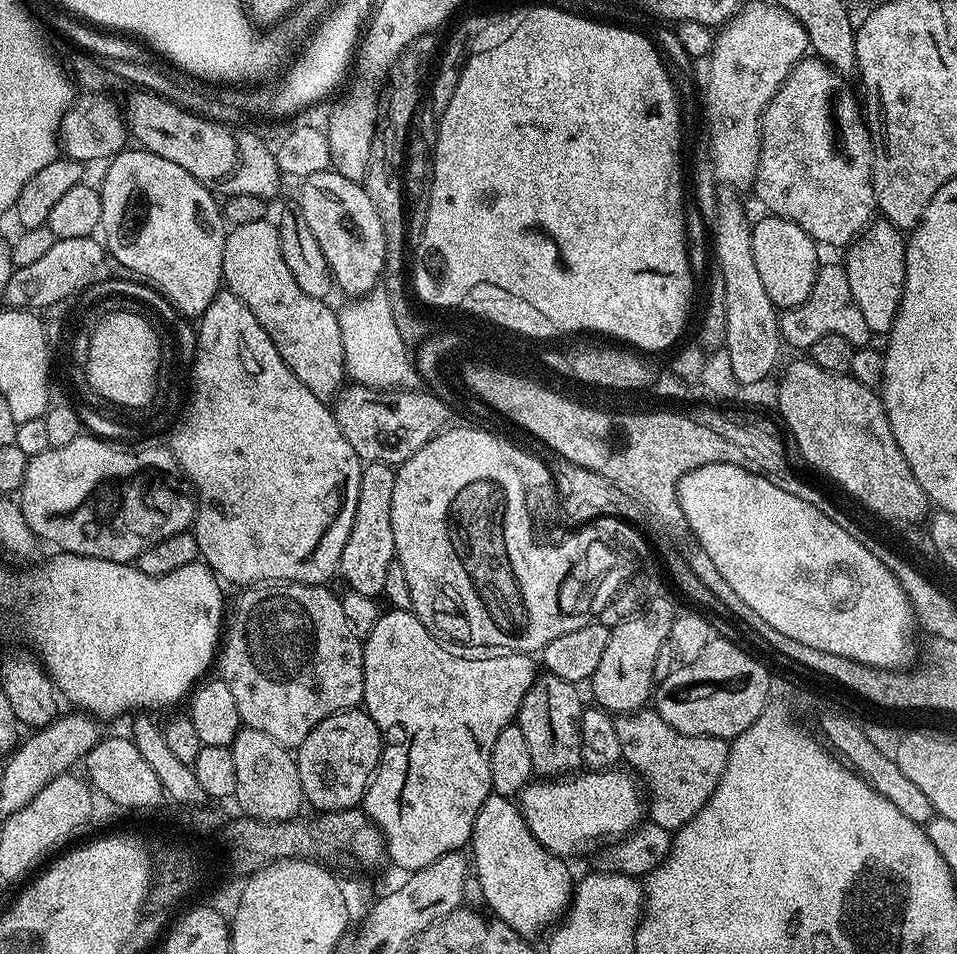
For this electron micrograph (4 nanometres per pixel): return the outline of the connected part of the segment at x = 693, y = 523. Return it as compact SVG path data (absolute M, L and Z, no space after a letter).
M707 464L690 470L678 482L676 494L692 535L700 541L700 548L710 554L710 562L718 566L718 574L726 578L734 594L738 594L762 622L770 622L774 630L805 646L877 669L908 670L917 663L916 612L898 578L858 542L855 534L826 518L823 508L794 498L794 494L774 486L767 475L759 476L733 464Z

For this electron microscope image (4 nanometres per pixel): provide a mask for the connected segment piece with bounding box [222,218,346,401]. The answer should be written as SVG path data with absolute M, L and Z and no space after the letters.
M270 220L237 224L225 235L223 283L227 291L246 302L250 314L258 318L288 369L306 385L310 394L327 401L328 396L335 397L346 384L340 318L327 308L325 301L302 294L298 282L294 282L294 274L286 267L286 258L282 258L279 227Z

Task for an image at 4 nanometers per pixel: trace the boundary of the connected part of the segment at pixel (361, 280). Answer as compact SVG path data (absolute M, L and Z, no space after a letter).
M329 170L305 176L299 184L298 211L302 218L306 218L306 226L310 226L310 234L314 234L318 246L322 246L322 254L326 254L335 287L339 291L341 288L348 298L368 295L381 283L388 251L381 223L373 206L365 199L361 181Z

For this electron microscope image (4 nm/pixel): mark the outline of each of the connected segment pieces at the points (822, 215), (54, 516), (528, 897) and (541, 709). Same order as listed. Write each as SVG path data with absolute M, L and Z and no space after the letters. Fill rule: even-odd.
M805 58L793 66L792 73L784 79L764 112L760 161L754 185L754 193L771 215L802 226L817 245L829 244L840 249L851 244L878 212L872 185L872 136L864 125L860 104L848 83L845 77L819 58Z
M82 434L66 446L50 447L42 454L31 457L24 485L18 493L18 503L32 533L43 543L45 540L53 544L60 552L131 564L147 548L153 548L174 534L189 531L196 519L196 501L172 457L171 447L159 448L156 444L148 444L145 448L124 447L128 446L92 434ZM104 480L116 483L112 488L112 496L116 499L112 516L104 516Z
M493 794L482 802L482 810L478 810L472 827L471 848L474 880L480 883L491 915L506 922L515 932L532 938L543 928L551 929L567 912L574 891L572 872L561 857L546 850L530 834L515 799Z
M537 675L526 698L522 698L515 723L520 725L526 743L530 745L532 771L540 778L563 778L581 767L580 716L585 705L580 704L577 685L557 676Z

